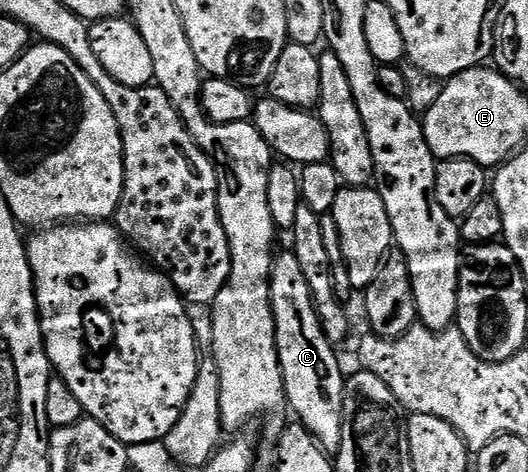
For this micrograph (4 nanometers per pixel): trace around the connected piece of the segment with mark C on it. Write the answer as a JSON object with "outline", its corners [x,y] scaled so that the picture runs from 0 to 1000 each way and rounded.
{"outline":[[[551,530],[517,540],[511,623],[544,862],[553,862],[561,871],[559,888],[587,911],[623,960],[634,962],[644,956],[648,928],[653,799],[629,799],[636,788],[638,739],[610,699],[587,606],[580,606],[580,581],[572,581],[572,564],[564,564],[564,547]]]}

